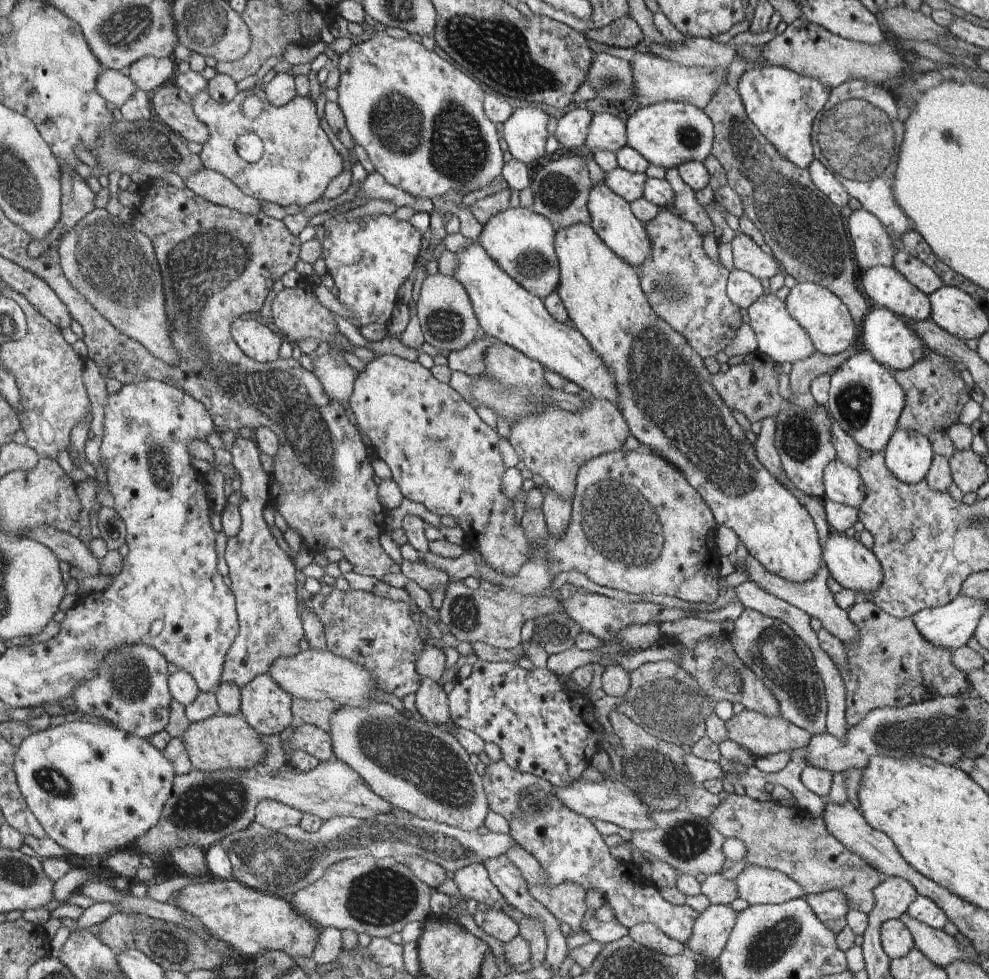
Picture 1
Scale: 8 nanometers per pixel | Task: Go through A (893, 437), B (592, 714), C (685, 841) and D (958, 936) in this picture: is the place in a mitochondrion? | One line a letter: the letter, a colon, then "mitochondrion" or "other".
A: other
B: other
C: mitochondrion
D: other

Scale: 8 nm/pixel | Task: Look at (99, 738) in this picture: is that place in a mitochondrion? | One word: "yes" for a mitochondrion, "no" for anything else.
no

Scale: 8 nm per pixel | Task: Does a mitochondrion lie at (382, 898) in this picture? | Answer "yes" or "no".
yes

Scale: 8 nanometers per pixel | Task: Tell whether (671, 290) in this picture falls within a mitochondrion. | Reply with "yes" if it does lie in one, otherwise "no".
yes

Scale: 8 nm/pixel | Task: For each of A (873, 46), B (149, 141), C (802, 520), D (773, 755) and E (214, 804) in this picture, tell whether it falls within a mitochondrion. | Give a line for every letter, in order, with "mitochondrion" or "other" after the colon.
A: other
B: mitochondrion
C: other
D: other
E: mitochondrion

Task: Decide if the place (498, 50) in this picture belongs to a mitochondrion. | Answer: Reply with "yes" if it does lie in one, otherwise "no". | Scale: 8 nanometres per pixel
yes

